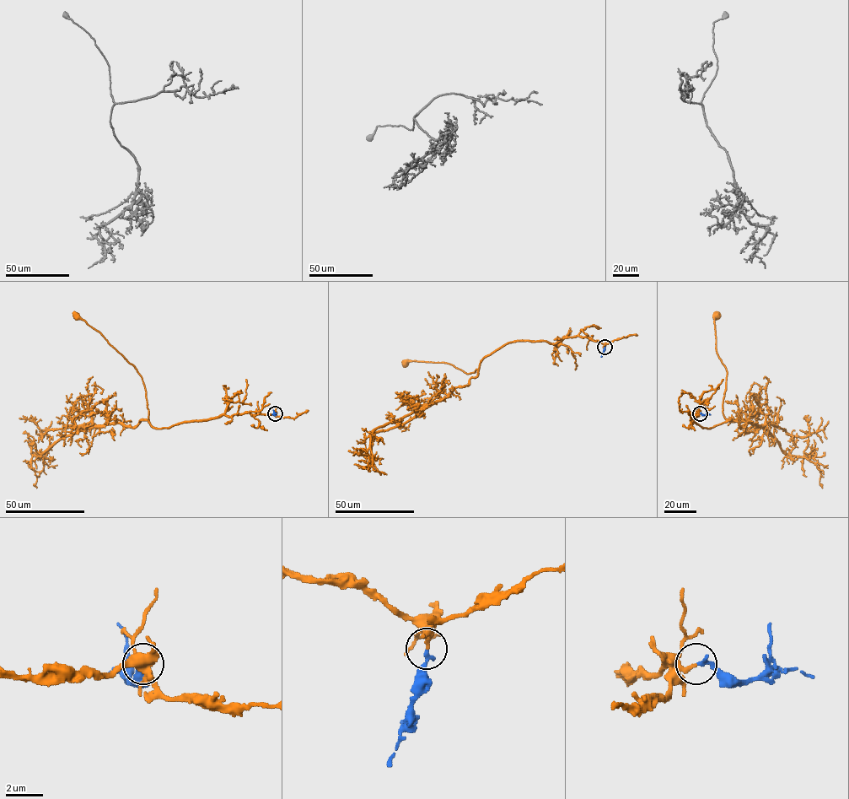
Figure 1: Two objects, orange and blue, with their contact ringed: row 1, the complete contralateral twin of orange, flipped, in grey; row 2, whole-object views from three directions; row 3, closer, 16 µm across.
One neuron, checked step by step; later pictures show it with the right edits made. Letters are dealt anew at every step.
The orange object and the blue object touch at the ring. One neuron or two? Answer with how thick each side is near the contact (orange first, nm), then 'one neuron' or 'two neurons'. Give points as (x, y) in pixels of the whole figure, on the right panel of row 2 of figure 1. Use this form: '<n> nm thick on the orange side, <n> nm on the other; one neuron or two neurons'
240 nm thick on the orange side, 240 nm on the other; one neuron

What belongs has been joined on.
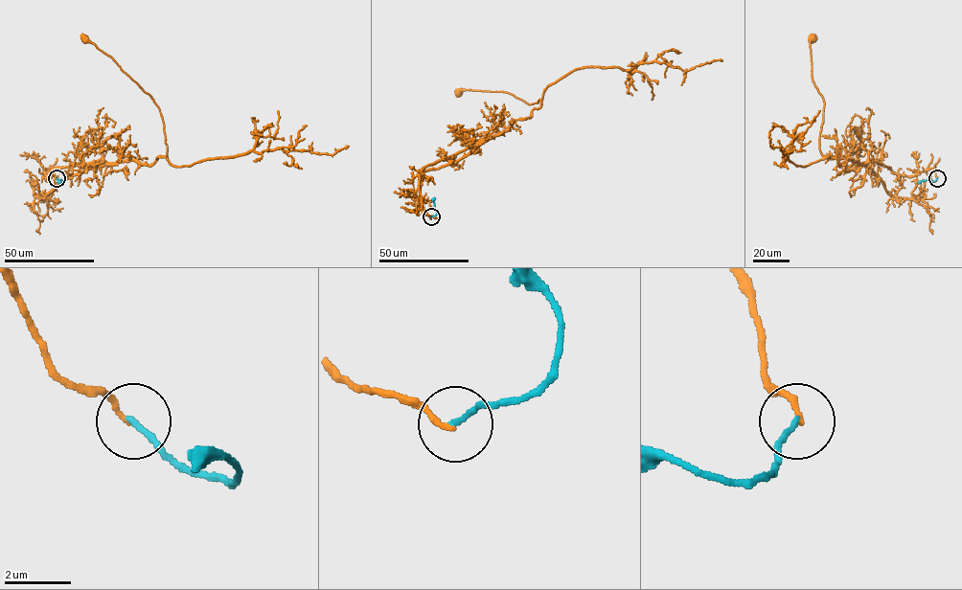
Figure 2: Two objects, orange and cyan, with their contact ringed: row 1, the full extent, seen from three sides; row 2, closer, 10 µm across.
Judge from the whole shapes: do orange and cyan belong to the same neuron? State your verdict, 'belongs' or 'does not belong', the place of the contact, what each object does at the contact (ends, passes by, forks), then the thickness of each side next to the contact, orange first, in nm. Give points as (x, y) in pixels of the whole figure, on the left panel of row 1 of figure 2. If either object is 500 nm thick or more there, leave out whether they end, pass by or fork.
does not belong; place (57, 178); orange ends; cyan ends; calibres 130 and 170 nm

